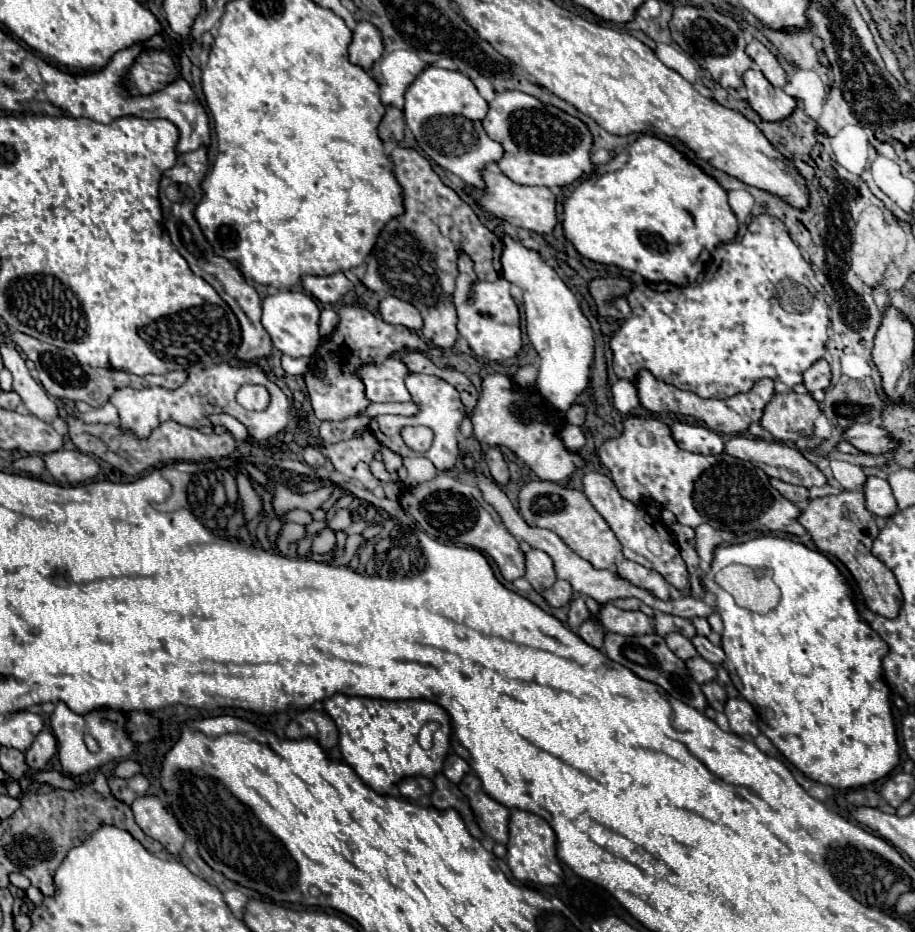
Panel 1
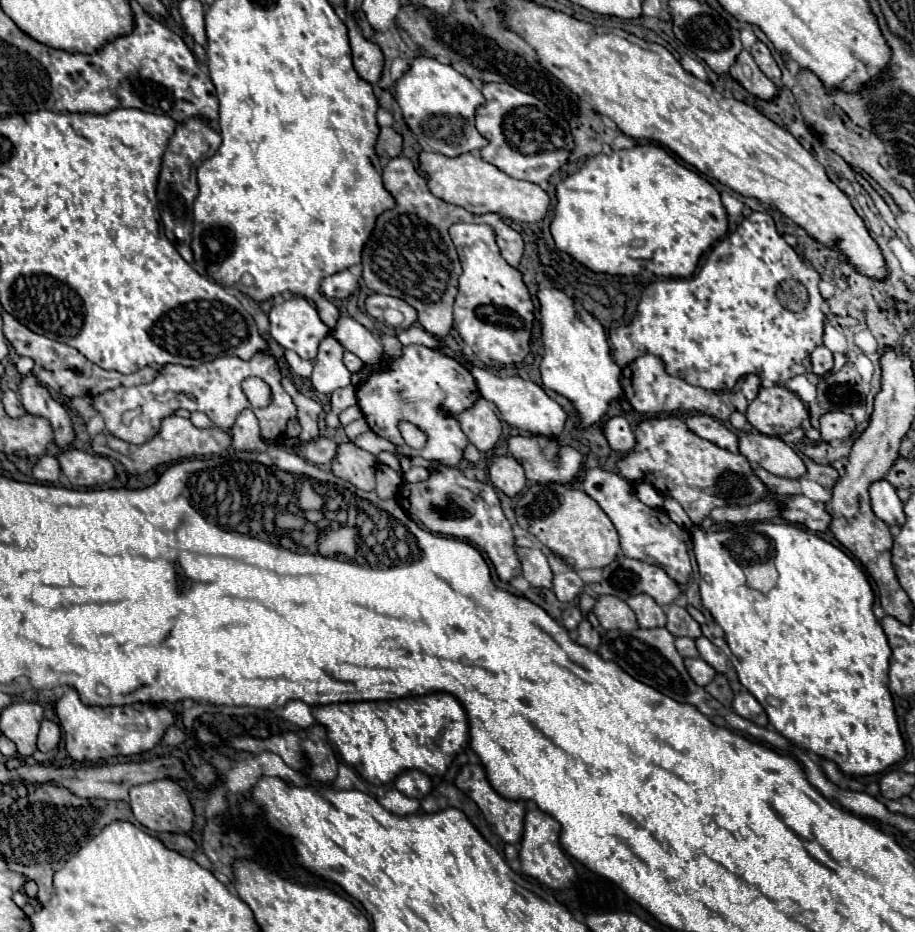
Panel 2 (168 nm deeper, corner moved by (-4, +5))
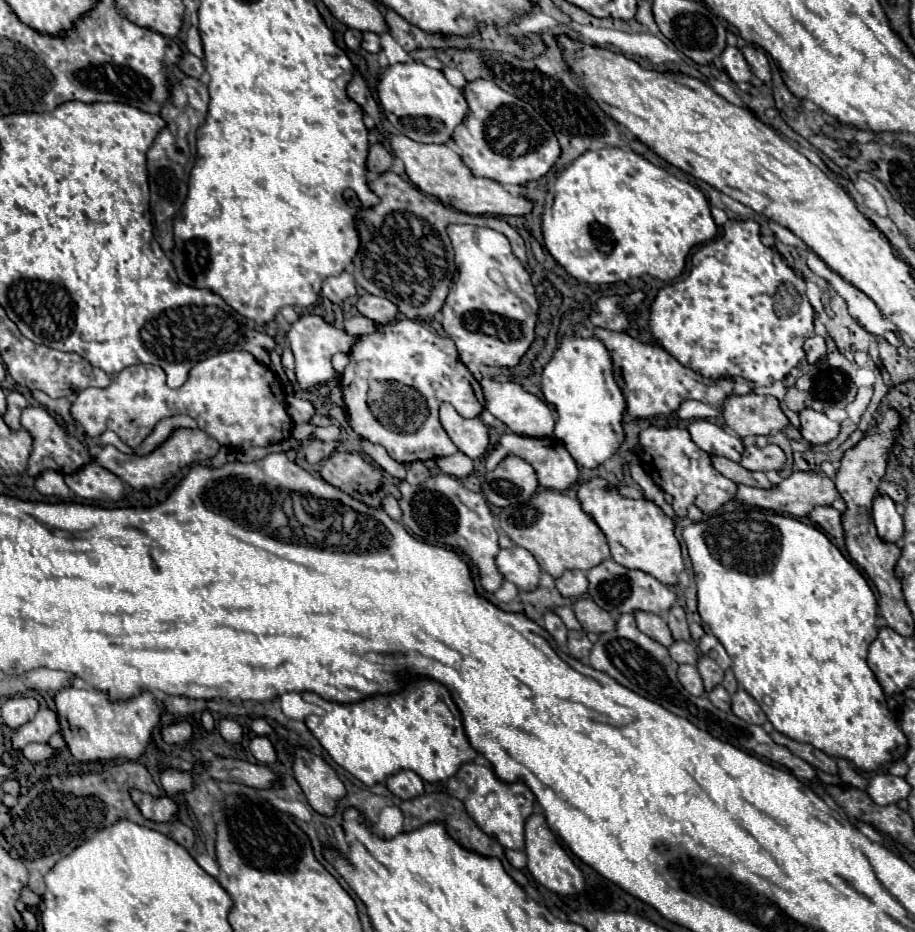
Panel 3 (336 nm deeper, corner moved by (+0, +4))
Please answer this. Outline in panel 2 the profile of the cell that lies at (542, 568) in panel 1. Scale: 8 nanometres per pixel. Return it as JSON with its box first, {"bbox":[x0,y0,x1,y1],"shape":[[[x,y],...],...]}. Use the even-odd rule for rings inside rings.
{"bbox":[516,549,552,589],"shape":[[[516,549],[516,555],[522,563],[522,577],[532,587],[552,589],[552,571],[546,555],[540,549]]]}

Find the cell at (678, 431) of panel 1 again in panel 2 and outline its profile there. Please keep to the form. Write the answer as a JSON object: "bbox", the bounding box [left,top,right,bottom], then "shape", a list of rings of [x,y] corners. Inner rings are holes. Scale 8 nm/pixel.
{"bbox":[686,415,738,453],"shape":[[[692,415],[686,419],[688,429],[692,429],[692,433],[696,433],[698,437],[728,449],[730,453],[738,453],[738,437],[736,433],[732,433],[724,423],[720,423],[718,419],[710,417],[710,415]]]}

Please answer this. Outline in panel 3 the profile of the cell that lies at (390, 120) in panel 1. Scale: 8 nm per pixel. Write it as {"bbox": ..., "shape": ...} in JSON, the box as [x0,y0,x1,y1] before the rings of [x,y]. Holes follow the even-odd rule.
{"bbox":[368,142,392,172],"shape":[[[374,142],[372,146],[370,146],[370,154],[368,154],[368,170],[372,170],[372,172],[386,172],[386,170],[390,170],[390,164],[392,164],[392,156],[390,156],[390,152],[380,144],[380,142]]]}

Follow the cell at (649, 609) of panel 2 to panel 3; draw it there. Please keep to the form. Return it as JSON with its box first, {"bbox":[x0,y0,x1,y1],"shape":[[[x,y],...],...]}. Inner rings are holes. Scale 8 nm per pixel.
{"bbox":[634,610,674,646],"shape":[[[636,610],[634,618],[636,618],[636,624],[638,624],[638,630],[644,632],[646,636],[650,636],[652,640],[656,640],[656,642],[660,642],[664,646],[670,646],[674,642],[674,638],[670,636],[670,630],[666,626],[666,622],[660,616],[648,614],[644,610]]]}

